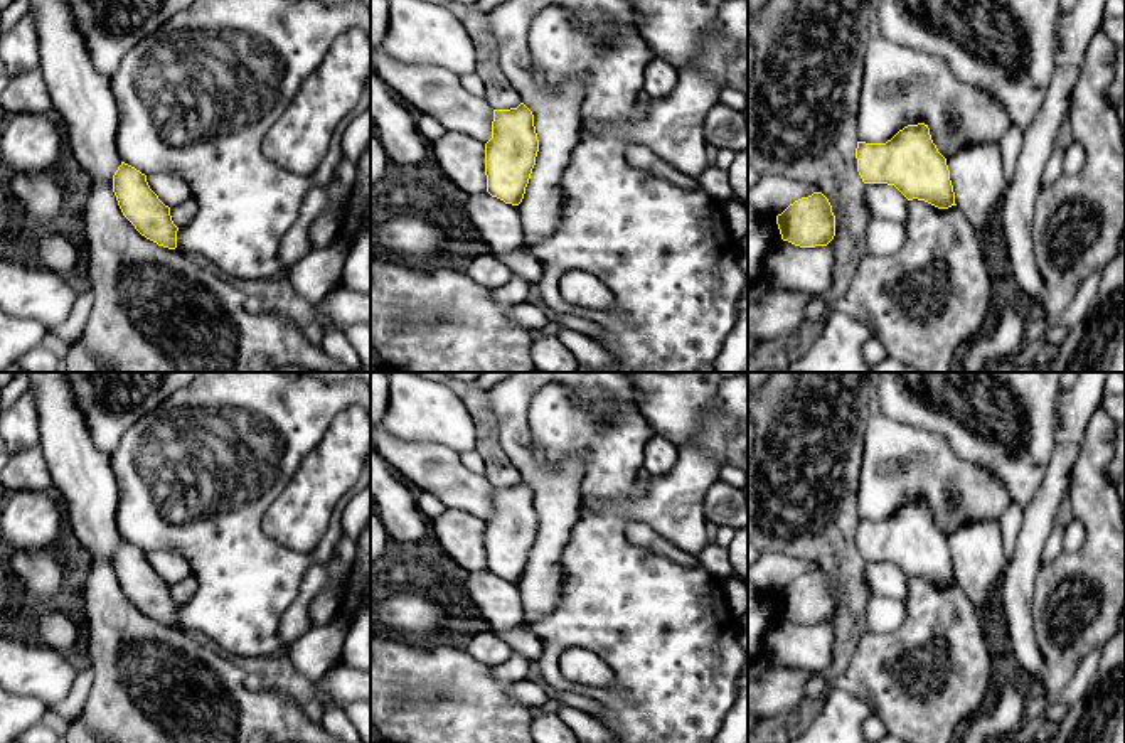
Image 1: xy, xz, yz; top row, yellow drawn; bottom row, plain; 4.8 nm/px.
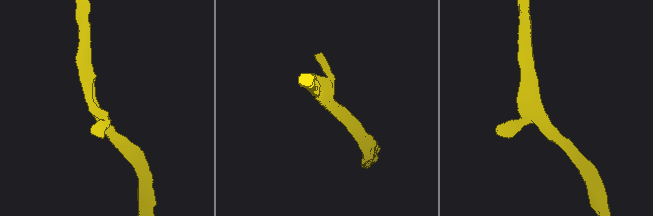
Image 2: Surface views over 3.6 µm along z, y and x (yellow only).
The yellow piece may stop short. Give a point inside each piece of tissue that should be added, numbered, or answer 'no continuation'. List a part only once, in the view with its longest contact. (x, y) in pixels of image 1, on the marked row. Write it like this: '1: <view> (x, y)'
1: yz (975, 171)

